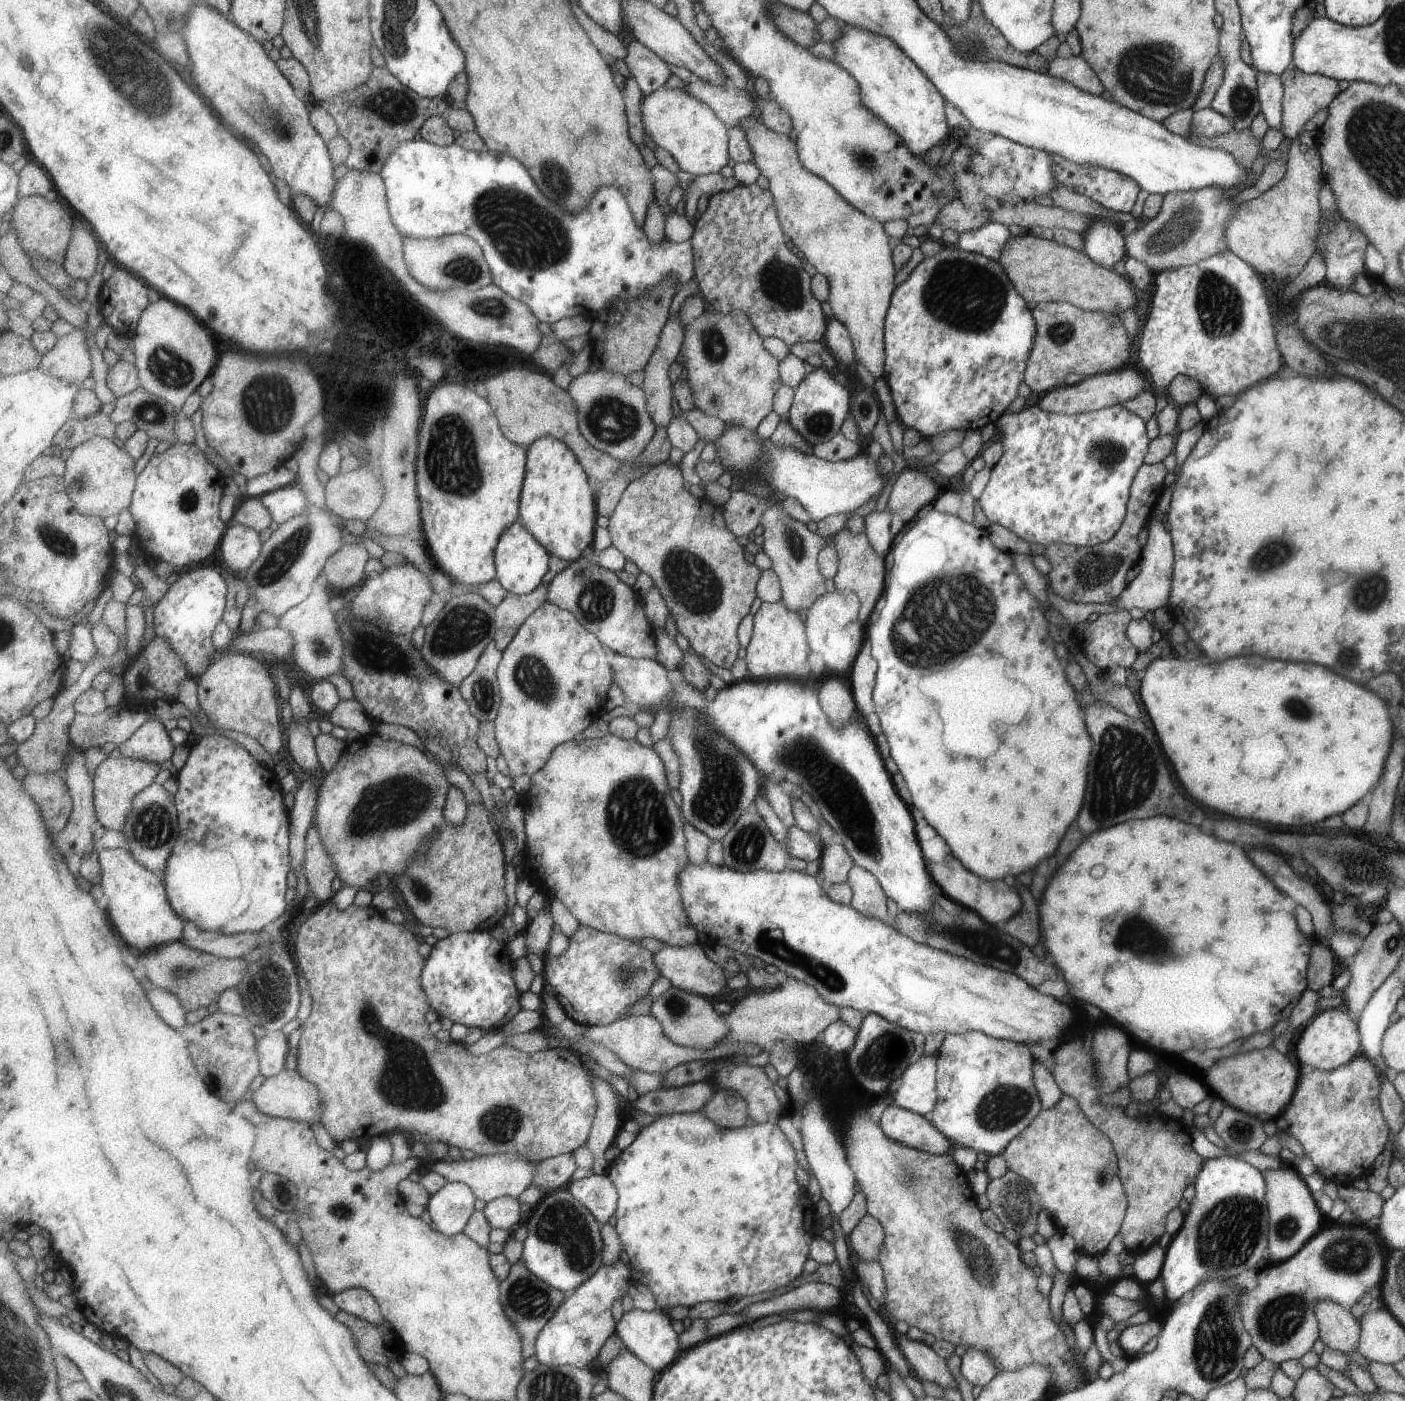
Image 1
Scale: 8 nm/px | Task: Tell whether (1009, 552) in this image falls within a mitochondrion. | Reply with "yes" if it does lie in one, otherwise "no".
no

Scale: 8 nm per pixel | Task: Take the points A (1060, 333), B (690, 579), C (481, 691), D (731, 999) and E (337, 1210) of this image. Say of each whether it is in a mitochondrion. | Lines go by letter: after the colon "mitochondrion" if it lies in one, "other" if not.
A: mitochondrion
B: mitochondrion
C: mitochondrion
D: other
E: mitochondrion

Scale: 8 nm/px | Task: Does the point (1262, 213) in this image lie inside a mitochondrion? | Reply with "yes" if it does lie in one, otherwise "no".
no

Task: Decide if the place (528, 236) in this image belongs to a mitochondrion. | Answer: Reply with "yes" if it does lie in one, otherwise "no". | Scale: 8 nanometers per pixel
yes

